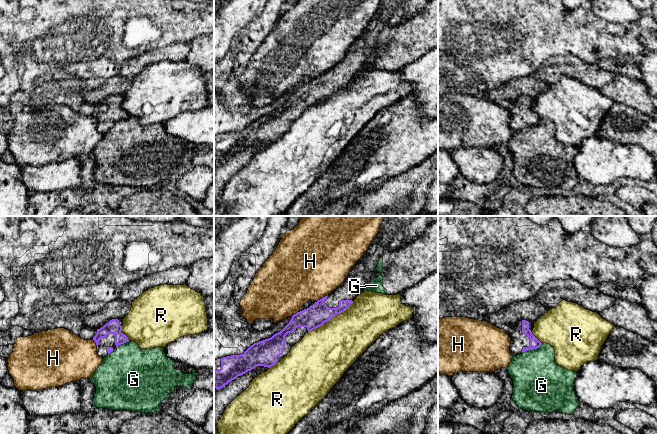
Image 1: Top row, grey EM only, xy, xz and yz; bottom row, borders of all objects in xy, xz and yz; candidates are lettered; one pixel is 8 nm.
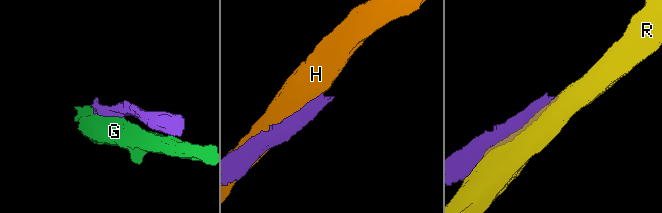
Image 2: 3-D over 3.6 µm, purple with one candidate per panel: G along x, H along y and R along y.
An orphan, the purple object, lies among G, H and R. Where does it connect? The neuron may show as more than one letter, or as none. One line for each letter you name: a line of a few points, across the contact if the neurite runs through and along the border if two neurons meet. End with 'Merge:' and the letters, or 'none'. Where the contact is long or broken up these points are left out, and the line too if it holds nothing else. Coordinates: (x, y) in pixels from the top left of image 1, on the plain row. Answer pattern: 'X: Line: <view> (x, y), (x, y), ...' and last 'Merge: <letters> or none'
Merge: none

